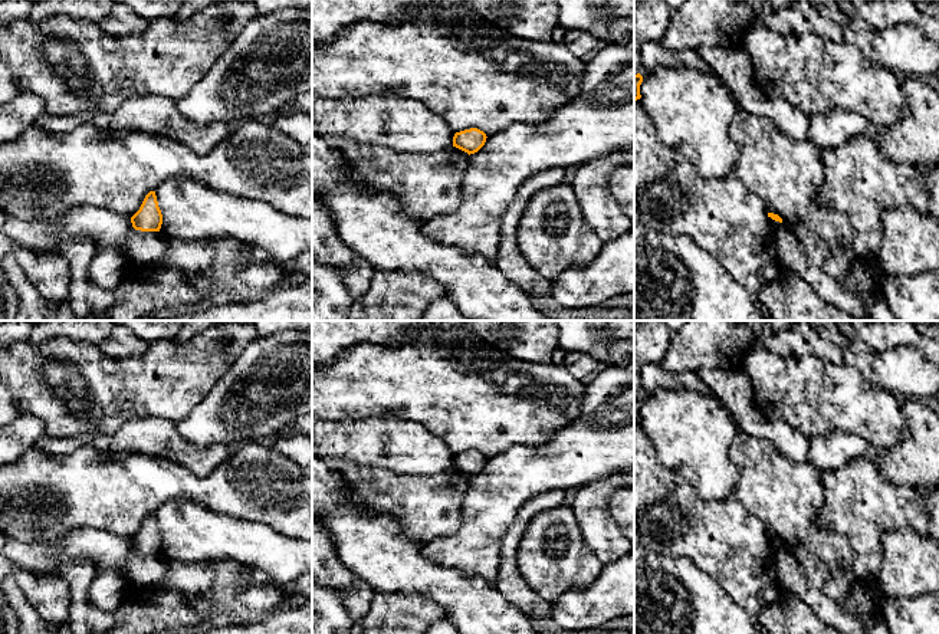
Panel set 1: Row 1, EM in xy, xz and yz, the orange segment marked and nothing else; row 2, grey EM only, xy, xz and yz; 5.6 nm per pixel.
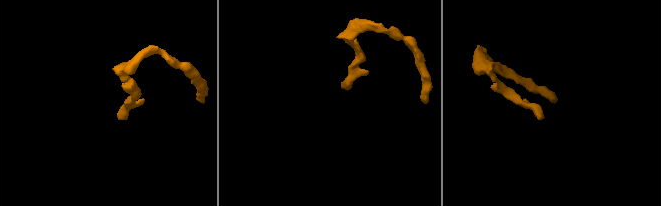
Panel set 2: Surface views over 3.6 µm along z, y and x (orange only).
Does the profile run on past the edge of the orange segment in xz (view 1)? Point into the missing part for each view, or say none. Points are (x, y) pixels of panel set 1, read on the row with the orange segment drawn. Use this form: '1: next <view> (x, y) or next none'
1: next none

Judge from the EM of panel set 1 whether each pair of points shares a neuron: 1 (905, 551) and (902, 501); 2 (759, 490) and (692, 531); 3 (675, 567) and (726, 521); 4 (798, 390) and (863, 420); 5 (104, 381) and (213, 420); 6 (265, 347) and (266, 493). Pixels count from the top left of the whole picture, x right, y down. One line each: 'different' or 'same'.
1: different
2: different
3: different
4: same
5: different
6: different

